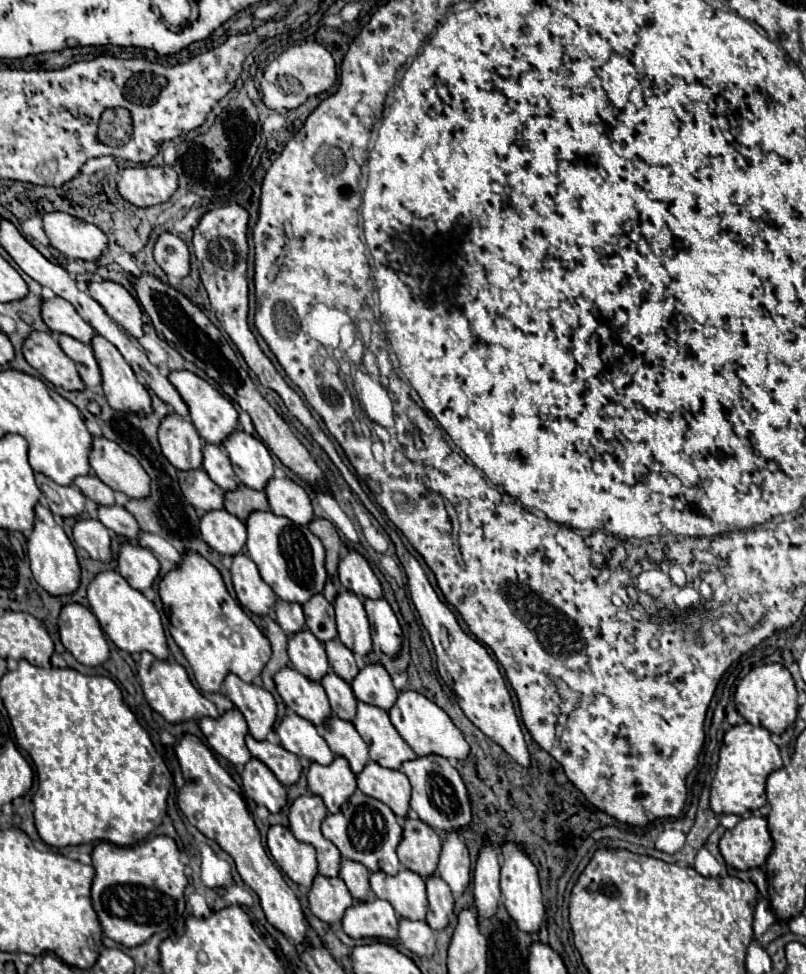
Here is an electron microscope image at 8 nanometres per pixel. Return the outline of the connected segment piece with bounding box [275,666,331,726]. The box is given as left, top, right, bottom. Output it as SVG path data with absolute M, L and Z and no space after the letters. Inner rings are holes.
M287 666L277 672L275 686L285 706L311 724L321 726L331 716L331 706L323 686L301 676L295 668Z

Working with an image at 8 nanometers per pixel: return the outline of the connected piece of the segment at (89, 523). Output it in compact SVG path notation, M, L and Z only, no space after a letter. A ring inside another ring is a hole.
M79 520L73 528L73 538L93 560L111 562L111 532L99 520Z

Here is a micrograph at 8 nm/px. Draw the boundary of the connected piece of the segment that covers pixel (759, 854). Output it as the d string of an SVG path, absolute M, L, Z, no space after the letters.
M761 816L741 818L733 830L727 830L719 840L719 852L727 866L737 870L759 868L765 864L773 840L767 828L767 820Z

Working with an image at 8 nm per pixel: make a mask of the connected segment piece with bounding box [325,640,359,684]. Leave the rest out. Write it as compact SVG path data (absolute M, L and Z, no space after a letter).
M333 640L333 644L325 644L325 650L327 650L327 656L329 656L331 670L339 678L343 678L347 684L351 684L353 678L359 672L357 664L355 664L355 658L353 658L353 652L349 652L339 640Z

